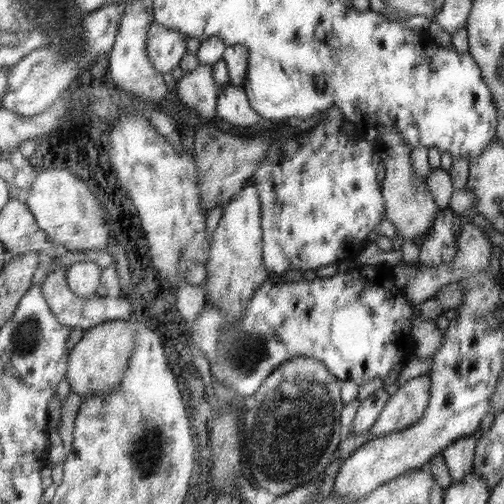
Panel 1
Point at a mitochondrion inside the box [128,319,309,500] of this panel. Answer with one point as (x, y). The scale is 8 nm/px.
(149, 448)

